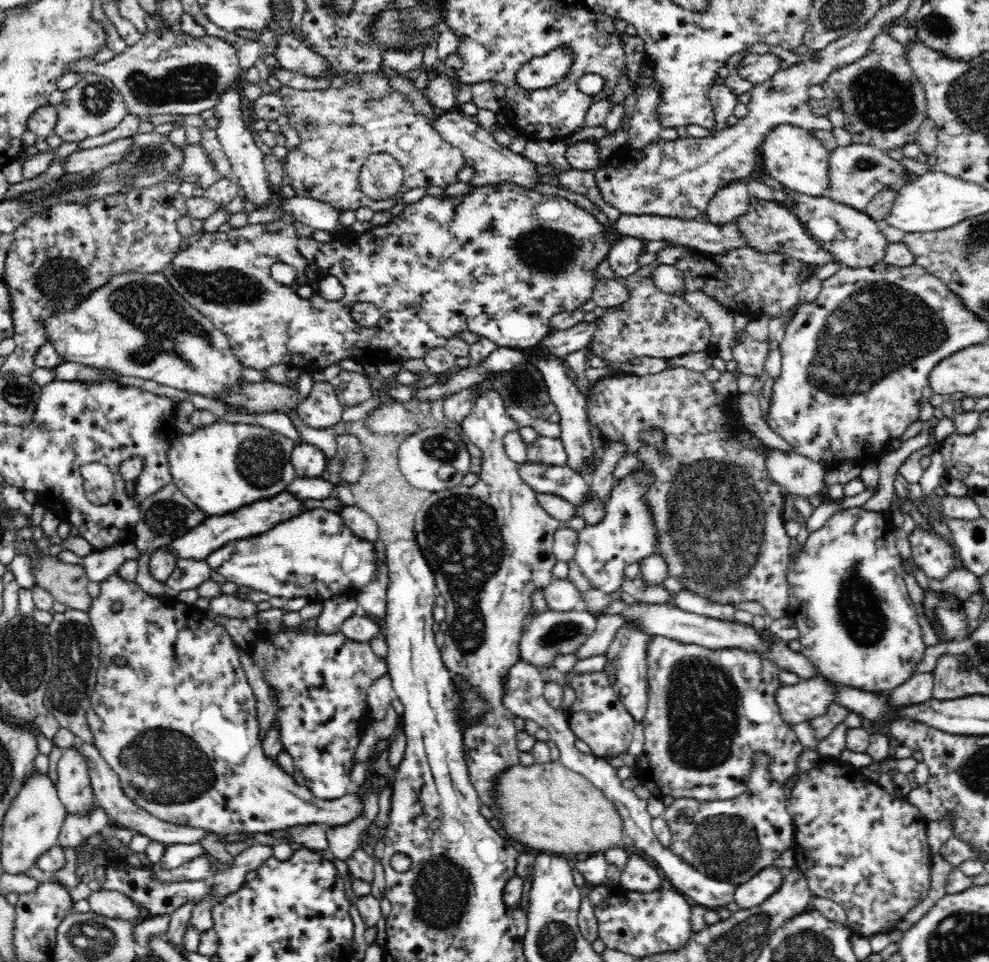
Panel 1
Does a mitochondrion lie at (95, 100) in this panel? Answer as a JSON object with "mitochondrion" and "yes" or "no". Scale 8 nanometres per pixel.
{"mitochondrion":"yes"}

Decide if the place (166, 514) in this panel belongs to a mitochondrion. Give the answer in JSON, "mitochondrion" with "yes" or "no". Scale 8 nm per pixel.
{"mitochondrion":"yes"}

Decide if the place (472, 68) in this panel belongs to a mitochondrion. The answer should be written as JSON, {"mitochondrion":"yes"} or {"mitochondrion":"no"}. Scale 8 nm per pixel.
{"mitochondrion":"no"}

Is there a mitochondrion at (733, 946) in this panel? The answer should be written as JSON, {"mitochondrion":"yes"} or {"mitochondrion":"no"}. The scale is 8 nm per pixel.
{"mitochondrion":"yes"}

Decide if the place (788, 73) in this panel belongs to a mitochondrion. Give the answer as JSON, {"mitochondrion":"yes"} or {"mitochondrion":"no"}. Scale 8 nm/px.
{"mitochondrion":"no"}

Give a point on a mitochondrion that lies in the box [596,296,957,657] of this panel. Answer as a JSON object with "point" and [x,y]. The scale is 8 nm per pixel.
{"point":[717,519]}

